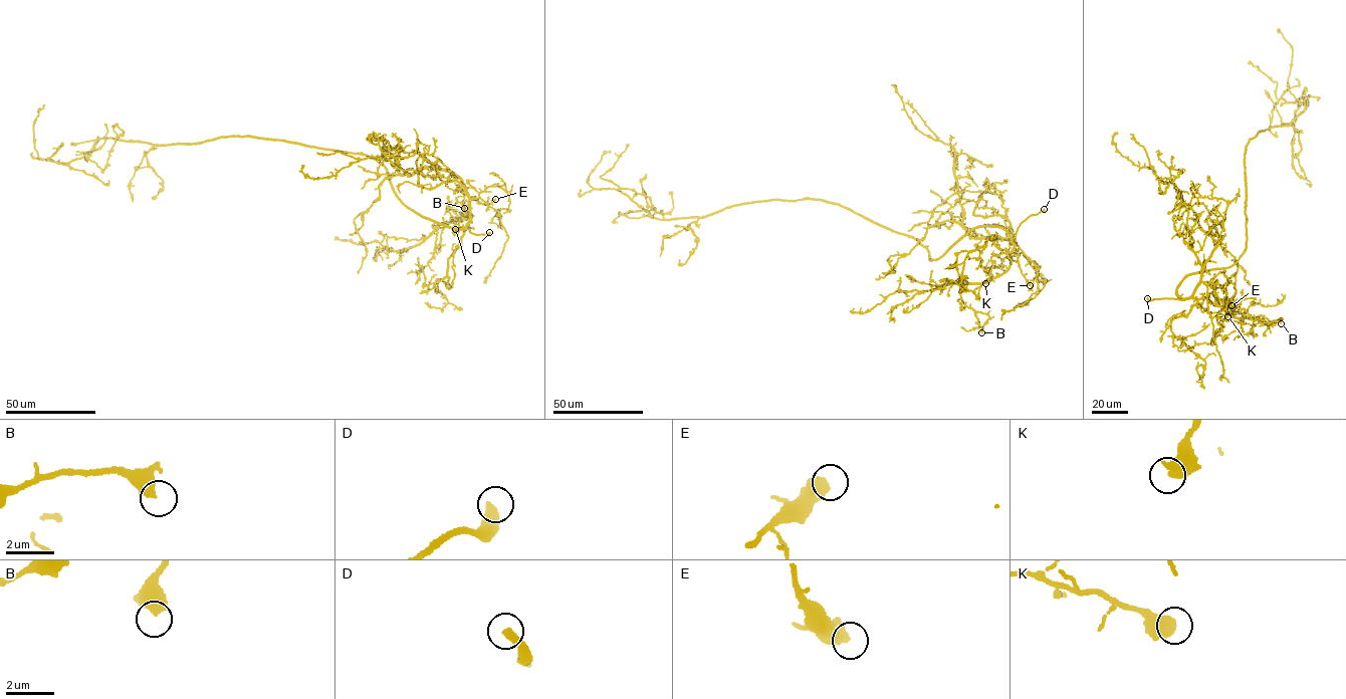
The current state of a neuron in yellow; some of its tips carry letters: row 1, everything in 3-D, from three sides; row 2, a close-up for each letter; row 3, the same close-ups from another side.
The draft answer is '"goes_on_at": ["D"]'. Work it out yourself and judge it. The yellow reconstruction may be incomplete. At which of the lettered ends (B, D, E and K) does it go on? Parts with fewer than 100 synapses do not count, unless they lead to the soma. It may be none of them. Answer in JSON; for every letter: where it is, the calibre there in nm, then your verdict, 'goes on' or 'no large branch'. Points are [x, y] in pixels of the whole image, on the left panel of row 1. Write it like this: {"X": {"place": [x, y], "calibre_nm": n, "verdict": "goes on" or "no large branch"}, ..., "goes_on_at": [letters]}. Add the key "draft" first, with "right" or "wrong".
{"draft": "right", "B": {"place": [464, 208], "calibre_nm": 500, "verdict": "no large branch"}, "D": {"place": [489, 232], "calibre_nm": 420, "verdict": "goes on"}, "E": {"place": [495, 199], "calibre_nm": 600, "verdict": "no large branch"}, "K": {"place": [455, 229], "calibre_nm": 550, "verdict": "no large branch"}, "goes_on_at": ["D"]}

